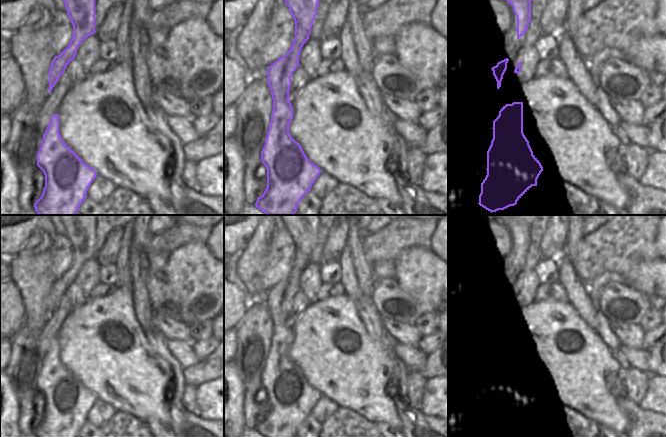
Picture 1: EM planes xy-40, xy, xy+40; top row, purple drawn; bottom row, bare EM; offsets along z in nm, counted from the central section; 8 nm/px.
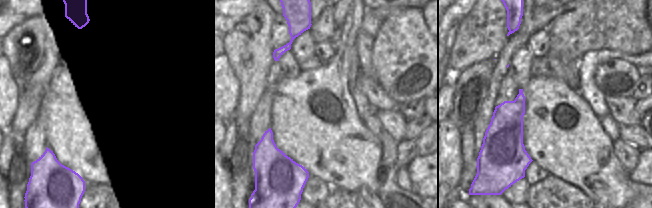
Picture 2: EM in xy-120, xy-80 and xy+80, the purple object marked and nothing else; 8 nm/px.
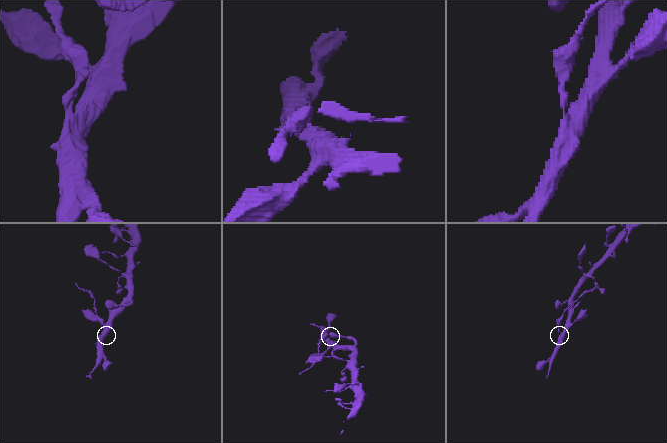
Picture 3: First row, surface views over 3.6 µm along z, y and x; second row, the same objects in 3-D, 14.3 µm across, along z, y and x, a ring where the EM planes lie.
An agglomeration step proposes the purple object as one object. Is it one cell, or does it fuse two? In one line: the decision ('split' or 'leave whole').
split

